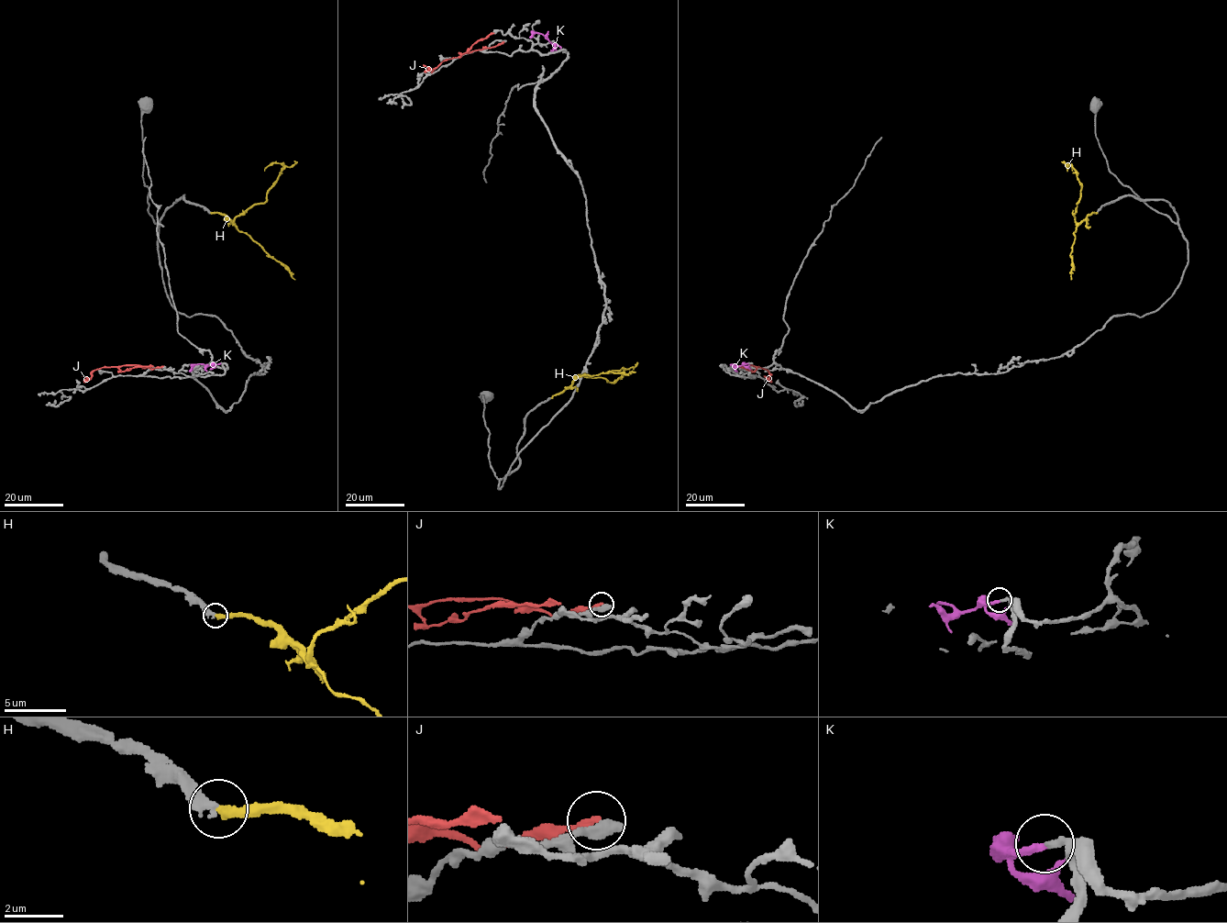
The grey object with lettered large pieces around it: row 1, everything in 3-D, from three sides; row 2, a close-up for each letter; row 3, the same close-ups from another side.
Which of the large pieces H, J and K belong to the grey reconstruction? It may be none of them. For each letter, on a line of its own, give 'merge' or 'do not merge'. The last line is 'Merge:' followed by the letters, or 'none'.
H: do not merge
J: do not merge
K: merge
Merge: K

